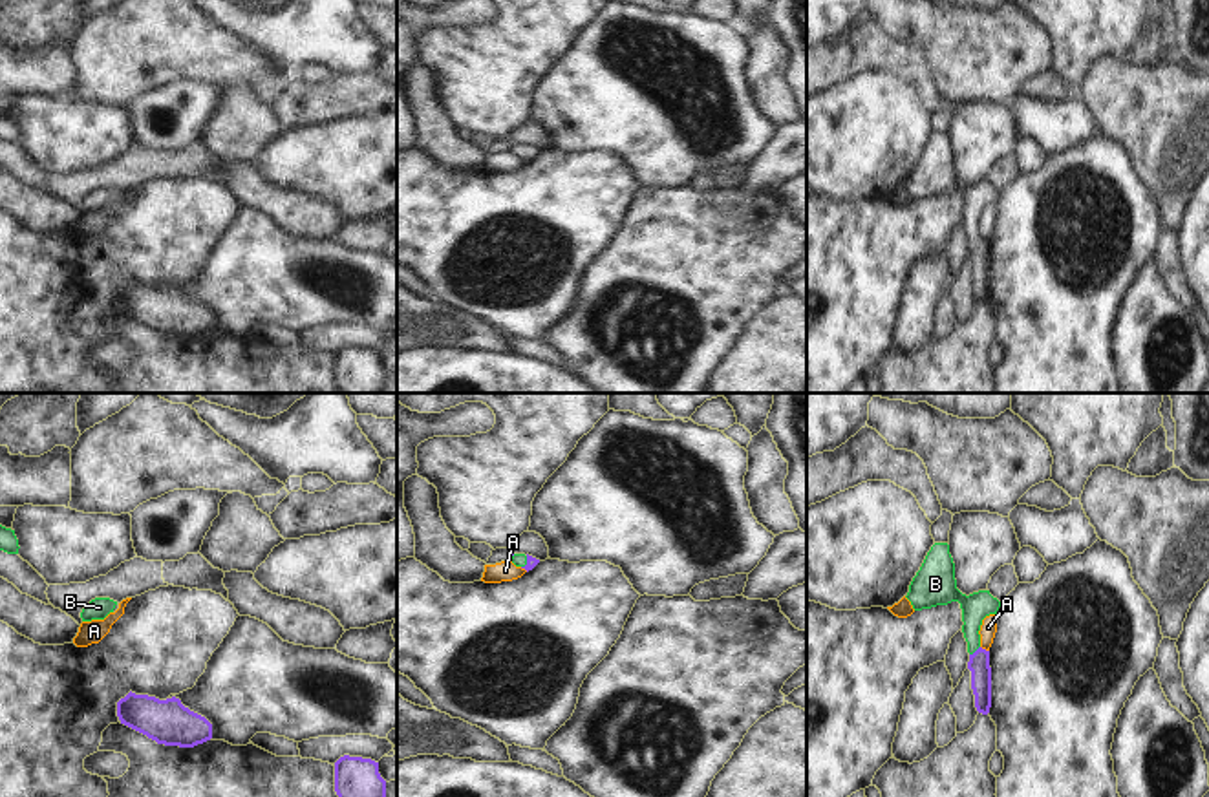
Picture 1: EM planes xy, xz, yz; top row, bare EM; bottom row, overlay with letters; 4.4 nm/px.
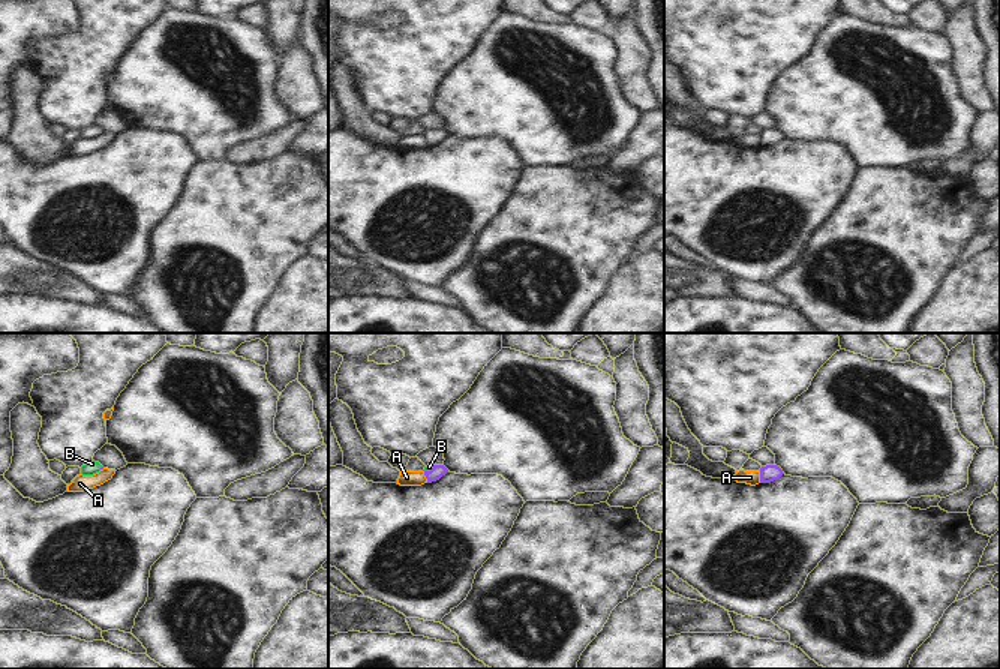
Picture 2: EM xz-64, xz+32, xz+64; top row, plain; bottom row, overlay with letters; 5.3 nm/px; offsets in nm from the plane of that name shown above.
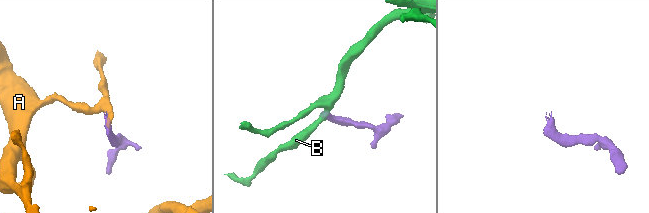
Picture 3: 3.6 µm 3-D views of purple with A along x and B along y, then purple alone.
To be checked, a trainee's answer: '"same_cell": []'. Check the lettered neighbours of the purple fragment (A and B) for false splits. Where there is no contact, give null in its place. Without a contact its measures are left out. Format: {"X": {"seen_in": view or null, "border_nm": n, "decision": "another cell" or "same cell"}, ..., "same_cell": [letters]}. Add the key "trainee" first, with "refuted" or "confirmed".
{"trainee": "refuted", "A": {"seen_in": "yz", "border_nm": 50, "decision": "another cell"}, "B": {"seen_in": "yz", "border_nm": 60, "decision": "same cell"}, "same_cell": ["B"]}

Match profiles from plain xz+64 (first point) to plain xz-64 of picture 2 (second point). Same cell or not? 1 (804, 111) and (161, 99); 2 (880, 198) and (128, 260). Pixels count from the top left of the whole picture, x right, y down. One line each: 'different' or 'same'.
1: same
2: different

